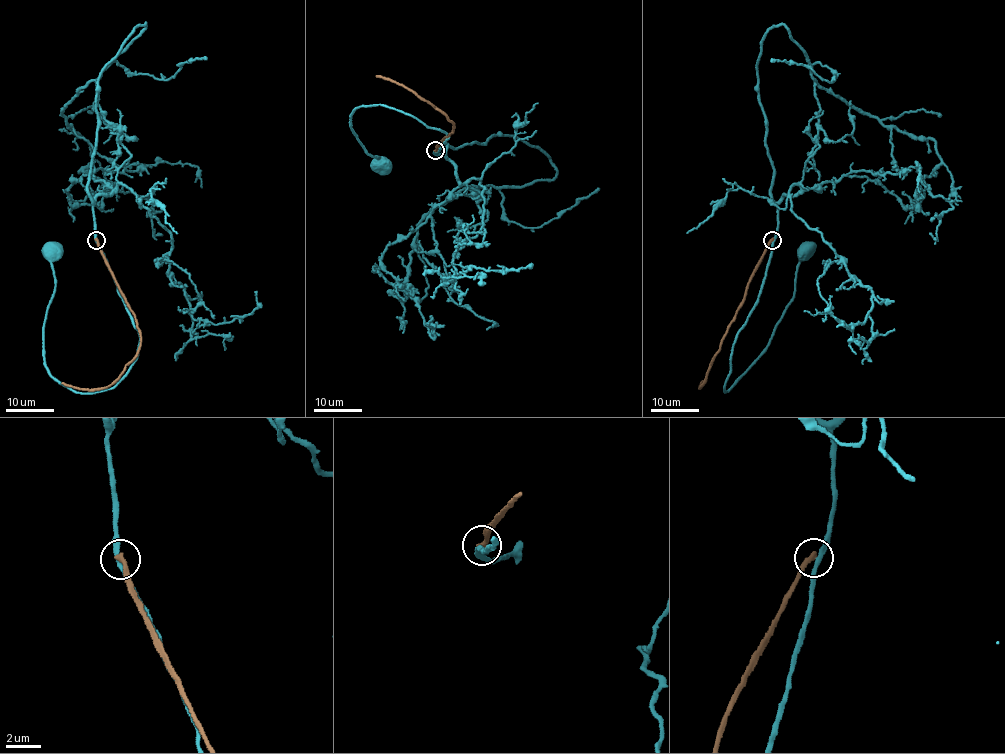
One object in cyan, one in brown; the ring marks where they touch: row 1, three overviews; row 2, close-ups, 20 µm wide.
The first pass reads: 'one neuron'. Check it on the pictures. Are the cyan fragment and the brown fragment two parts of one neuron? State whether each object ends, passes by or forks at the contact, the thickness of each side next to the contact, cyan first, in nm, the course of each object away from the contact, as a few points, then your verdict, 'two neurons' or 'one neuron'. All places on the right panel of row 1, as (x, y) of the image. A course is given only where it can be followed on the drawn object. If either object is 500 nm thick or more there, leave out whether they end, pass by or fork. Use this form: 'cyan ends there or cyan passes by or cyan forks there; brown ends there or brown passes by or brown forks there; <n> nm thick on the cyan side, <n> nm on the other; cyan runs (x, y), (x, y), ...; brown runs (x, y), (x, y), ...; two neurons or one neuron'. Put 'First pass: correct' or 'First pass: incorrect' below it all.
cyan passes by; brown ends there; 240 nm thick on the cyan side, 320 nm on the other; cyan runs (773, 240), (758, 303), (734, 342), (724, 392), (769, 343), (791, 301), (797, 265), (805, 250); brown runs (773, 240), (754, 272), (744, 303), (723, 336), (703, 380); two neurons
First pass: incorrect

